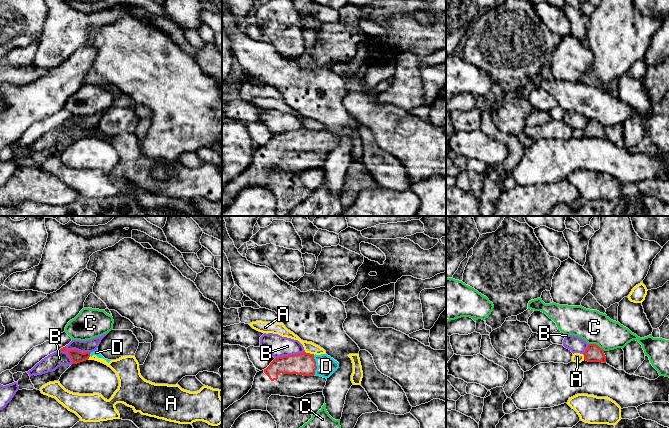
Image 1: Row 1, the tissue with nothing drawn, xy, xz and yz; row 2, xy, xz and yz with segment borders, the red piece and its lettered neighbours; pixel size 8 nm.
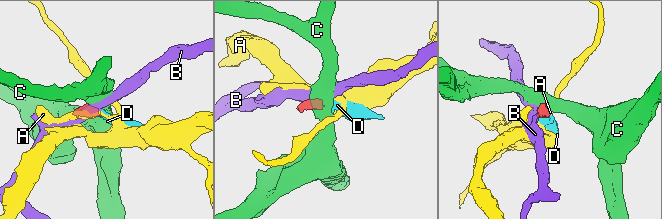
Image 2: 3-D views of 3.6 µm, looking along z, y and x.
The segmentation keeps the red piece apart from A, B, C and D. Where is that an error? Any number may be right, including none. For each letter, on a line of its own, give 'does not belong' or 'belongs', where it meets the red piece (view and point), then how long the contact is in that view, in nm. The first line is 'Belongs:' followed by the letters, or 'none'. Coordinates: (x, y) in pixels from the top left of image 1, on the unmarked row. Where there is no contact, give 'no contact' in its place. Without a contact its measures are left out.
Belongs: D
A: does not belong; contact xz (309, 129); length 80 nm
B: does not belong; contact xy (74, 125); length 240 nm
C: does not belong; contact yz (597, 121); length 140 nm
D: belongs; contact xz (315, 141); length 160 nm

